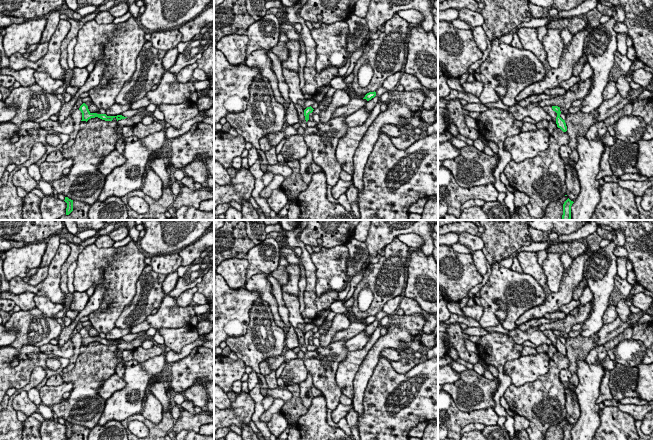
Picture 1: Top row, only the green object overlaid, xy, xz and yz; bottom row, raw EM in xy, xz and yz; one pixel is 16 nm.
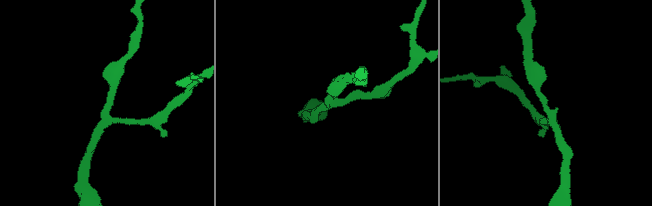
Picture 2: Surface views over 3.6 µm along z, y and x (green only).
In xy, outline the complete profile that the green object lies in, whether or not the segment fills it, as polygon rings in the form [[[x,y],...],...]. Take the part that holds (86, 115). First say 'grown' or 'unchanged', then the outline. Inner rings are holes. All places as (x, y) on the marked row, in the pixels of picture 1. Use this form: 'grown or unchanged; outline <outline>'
unchanged; outline [[[83,103],[79,110],[81,111],[82,113],[82,120],[81,121],[88,121],[89,119],[91,118],[95,118],[95,117],[98,117],[102,120],[105,120],[105,121],[112,121],[114,118],[118,120],[121,120],[121,119],[125,119],[127,117],[124,117],[122,115],[117,115],[117,116],[107,116],[106,114],[97,114],[97,113],[91,113],[88,109],[88,106]]]

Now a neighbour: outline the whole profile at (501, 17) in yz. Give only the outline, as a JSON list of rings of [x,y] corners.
[[[480,0],[484,3],[484,8],[481,9],[481,14],[484,18],[482,25],[487,38],[501,38],[516,29],[524,22],[526,17],[531,17],[531,11],[527,0]]]

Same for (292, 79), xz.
[[[283,68],[282,69],[284,79],[289,87],[289,98],[291,102],[293,102],[296,106],[298,112],[299,123],[305,123],[305,116],[304,116],[304,108],[302,108],[298,102],[303,101],[306,102],[301,88],[300,88],[300,78],[298,73],[295,71]]]

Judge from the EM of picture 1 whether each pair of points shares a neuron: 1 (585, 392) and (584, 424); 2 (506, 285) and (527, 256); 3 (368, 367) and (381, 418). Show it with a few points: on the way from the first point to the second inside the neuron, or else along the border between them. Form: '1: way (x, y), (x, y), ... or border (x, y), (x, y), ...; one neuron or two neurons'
1: way (586, 400), (586, 416); one neuron
2: border (523, 272), (531, 275), (542, 286); two neurons
3: border (379, 355), (377, 365), (368, 381), (362, 398); two neurons

